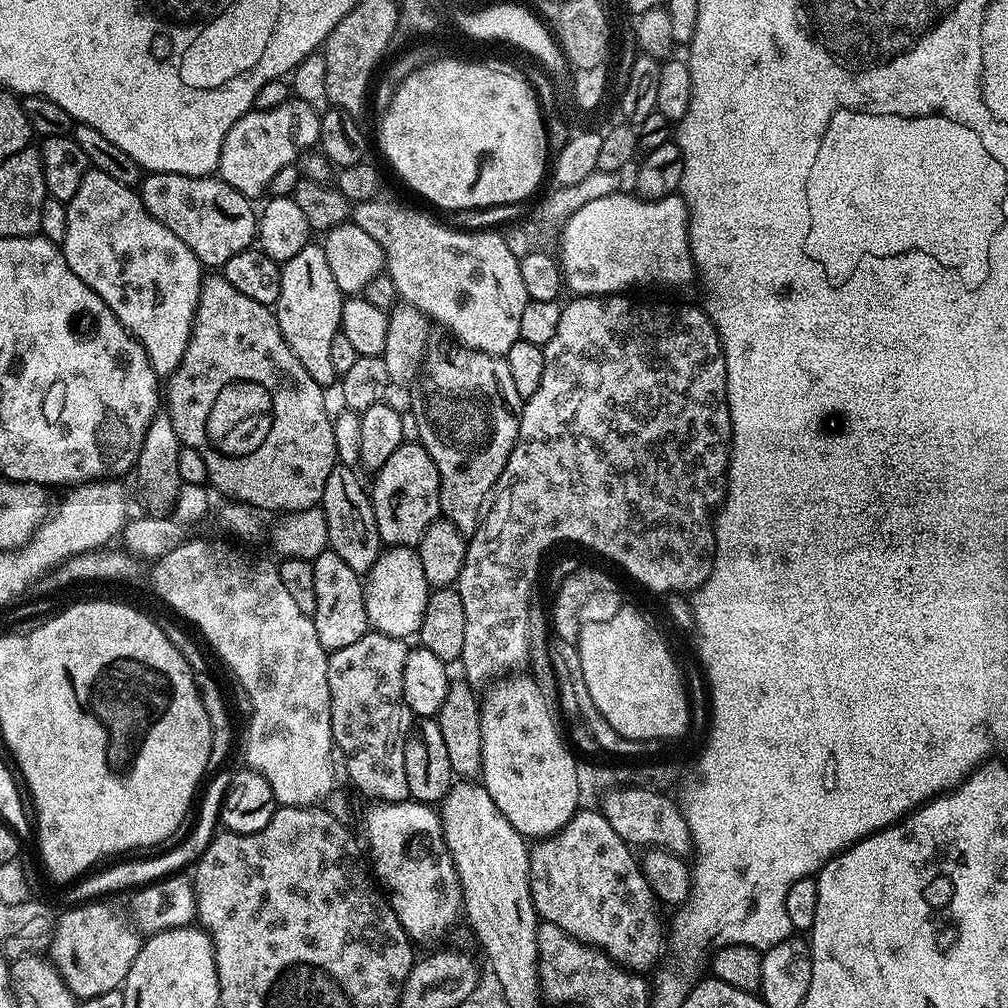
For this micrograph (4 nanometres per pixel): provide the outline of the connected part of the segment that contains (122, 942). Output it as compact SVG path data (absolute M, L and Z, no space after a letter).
M87 902L59 913L52 933L50 959L60 971L68 989L78 998L115 992L130 974L130 966L140 953L142 936L106 902Z

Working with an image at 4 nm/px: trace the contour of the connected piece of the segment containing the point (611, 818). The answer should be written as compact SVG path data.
M621 786L617 792L609 791L602 801L602 811L606 822L630 846L645 844L645 849L660 849L679 857L687 857L694 848L694 837L688 829L688 817L665 793Z

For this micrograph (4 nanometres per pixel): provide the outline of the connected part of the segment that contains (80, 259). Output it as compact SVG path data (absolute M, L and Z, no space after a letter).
M89 170L82 178L82 186L78 188L78 194L74 194L74 198L70 198L66 203L68 206L66 210L66 238L62 245L62 251L70 270L74 270L74 274L78 274L78 278L82 278L82 282L86 282L86 286L90 286L90 290L97 292L102 298L102 302L106 302L106 306L110 306L110 310L122 321L126 331L144 348L148 362L156 372L157 377L167 378L171 376L180 363L184 361L188 343L192 338L192 324L196 321L196 308L200 302L201 285L206 279L206 272L200 259L192 253L190 246L186 246L186 242L182 242L182 238L178 238L178 234L171 232L162 221L155 220L149 214L139 191L135 187L118 182L115 178L110 178L110 174Z

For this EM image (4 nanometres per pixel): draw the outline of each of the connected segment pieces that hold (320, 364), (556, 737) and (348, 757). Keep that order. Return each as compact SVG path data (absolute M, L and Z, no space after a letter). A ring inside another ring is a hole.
M309 242L305 248L298 250L298 254L294 254L294 258L283 261L280 277L282 290L274 311L282 338L286 338L286 346L294 350L294 358L302 362L306 374L310 374L314 382L321 386L335 385L338 377L334 362L330 359L330 345L336 336L341 335L340 319L346 296L338 290L338 282L334 282L334 273L326 263L323 247L319 243Z
M524 676L521 680L512 680L516 678L504 678L495 685L496 688L489 694L486 700L483 699L480 706L480 729L482 730L482 783L484 788L490 794L490 798L494 798L494 806L498 806L498 810L506 818L506 822L510 822L510 826L514 826L514 830L520 832L525 838L547 838L559 832L561 828L566 826L566 822L570 822L570 818L576 815L580 808L578 800L578 785L576 765L577 757L572 757L573 749L566 743L565 737L556 729L557 717L552 717L552 712L548 709L548 700L544 697L544 692L531 680L530 677Z
M370 630L358 642L351 646L342 646L342 650L328 657L328 681L332 699L332 738L335 747L344 755L344 768L348 771L348 780L372 802L401 804L409 799L406 778L406 758L404 735L408 732L410 713L404 703L402 690L402 670L406 666L406 654L409 645L403 639L390 637L385 633Z

